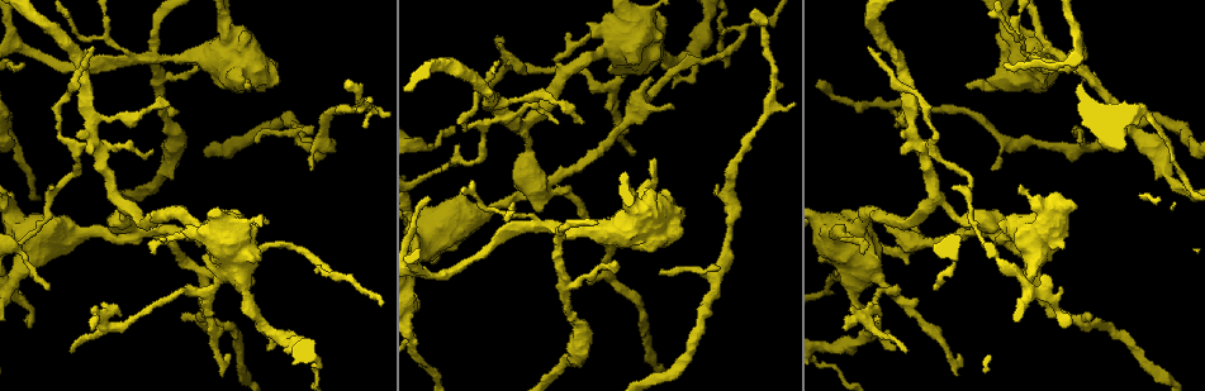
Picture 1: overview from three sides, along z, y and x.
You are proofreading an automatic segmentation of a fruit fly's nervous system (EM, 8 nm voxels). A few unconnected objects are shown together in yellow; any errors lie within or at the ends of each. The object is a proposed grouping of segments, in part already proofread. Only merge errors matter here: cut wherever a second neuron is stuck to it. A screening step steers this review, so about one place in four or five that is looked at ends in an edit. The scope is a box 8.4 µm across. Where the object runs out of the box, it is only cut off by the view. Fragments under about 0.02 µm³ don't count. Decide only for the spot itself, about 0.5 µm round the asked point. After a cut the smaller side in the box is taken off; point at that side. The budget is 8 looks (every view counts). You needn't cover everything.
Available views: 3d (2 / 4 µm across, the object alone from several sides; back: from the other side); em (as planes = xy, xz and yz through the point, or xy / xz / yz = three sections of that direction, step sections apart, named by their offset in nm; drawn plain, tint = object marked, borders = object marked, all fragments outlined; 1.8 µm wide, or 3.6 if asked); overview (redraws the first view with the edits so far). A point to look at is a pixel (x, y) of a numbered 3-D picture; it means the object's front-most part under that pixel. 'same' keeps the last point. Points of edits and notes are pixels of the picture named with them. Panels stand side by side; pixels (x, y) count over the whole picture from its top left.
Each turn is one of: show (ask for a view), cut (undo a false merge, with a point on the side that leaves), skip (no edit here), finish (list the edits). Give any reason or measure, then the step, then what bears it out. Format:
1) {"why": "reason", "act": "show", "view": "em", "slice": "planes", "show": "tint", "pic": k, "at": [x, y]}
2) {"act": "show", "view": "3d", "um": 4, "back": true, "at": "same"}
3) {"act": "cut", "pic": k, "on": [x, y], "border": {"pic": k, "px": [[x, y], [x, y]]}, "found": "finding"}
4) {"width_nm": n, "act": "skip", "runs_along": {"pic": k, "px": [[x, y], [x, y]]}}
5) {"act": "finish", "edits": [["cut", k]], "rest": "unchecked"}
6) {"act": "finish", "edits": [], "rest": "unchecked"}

{"why": "arms part here", "act": "show", "view": "3d", "um": 4, "pic": 1, "at": [505, 112]}

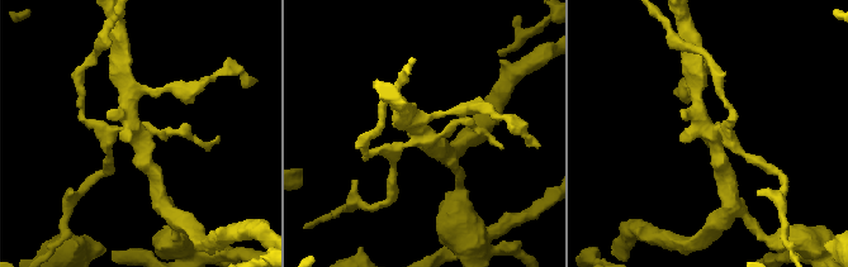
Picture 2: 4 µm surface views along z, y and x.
{"act": "show", "view": "em", "slice": "planes", "show": "plain", "pic": 2, "at": [139, 128]}

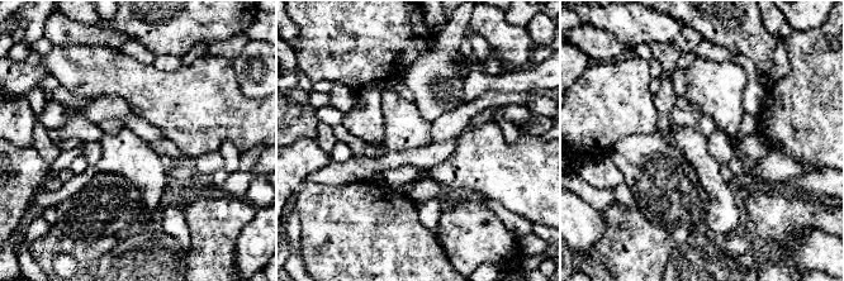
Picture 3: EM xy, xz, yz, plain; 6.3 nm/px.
{"why": "where the object lies", "act": "show", "view": "em", "slice": "planes", "show": "tint", "at": "same"}

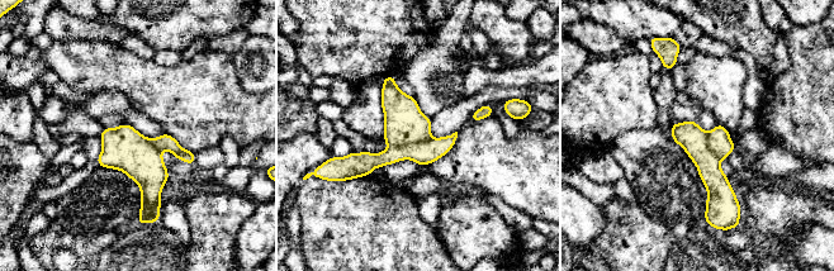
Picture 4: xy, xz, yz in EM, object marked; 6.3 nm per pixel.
{"act": "cut", "pic": 4, "on": [423, 153], "found": "a second neuron is stuck on"}

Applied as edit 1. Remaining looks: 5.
{"why": "thick turns thin", "act": "show", "view": "3d", "um": 2, "pic": 1, "at": [1047, 50]}

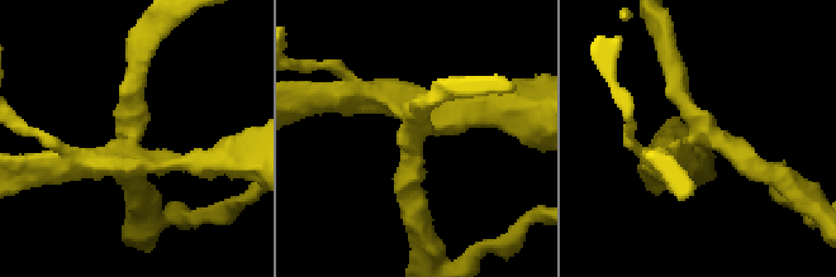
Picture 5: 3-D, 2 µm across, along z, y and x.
{"arms": 4, "why": "need the tissue", "act": "show", "view": "em", "slice": "planes", "show": "tint", "pic": 5, "at": [413, 132]}

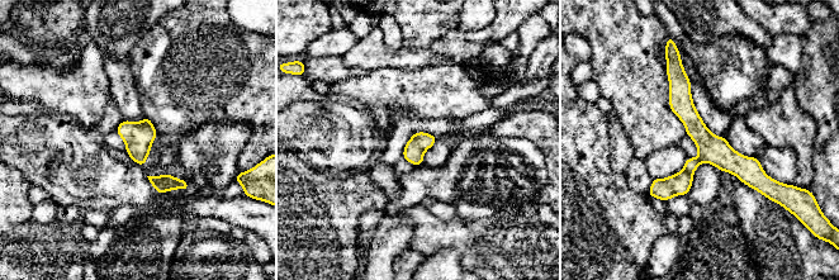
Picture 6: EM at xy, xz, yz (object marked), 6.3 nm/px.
{"act": "cut", "pic": 6, "on": [714, 150], "part_leaving": {"pic": 6, "px": [[676, 70], [693, 126], [761, 189]]}, "found": "a second neuron is stuck on"}

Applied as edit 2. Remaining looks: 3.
{"why": "see it whole again", "act": "show", "view": "overview"}

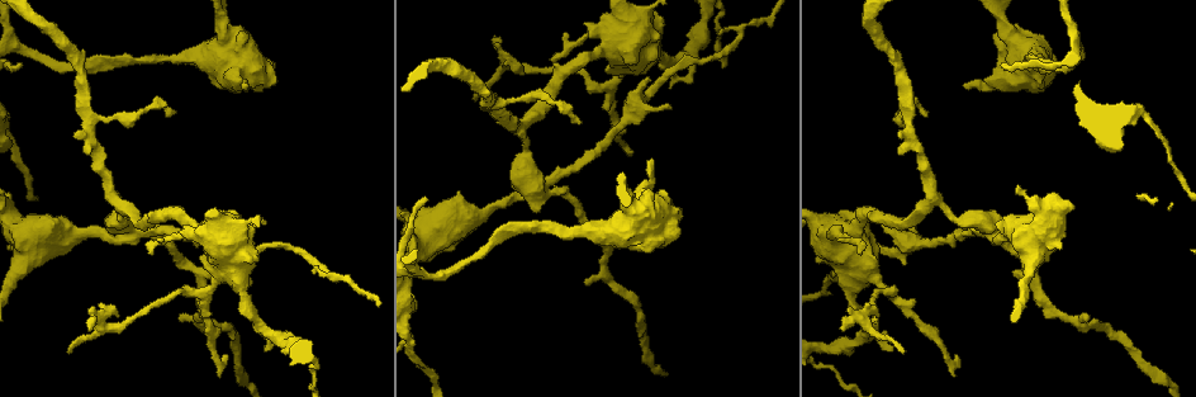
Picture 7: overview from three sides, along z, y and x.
{"act": "show", "view": "3d", "um": 4, "pic": 7, "at": [130, 225]}

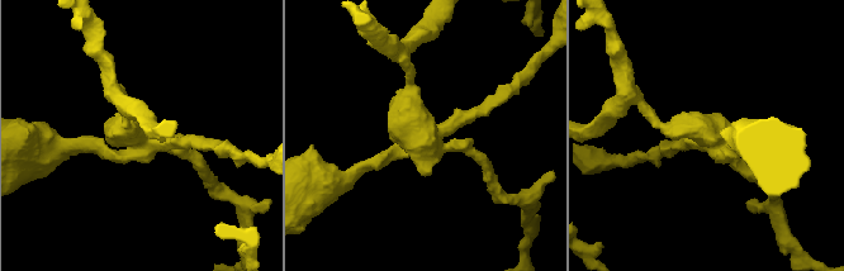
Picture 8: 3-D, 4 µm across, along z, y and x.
{"arms": 4, "act": "show", "view": "em", "slice": "planes", "show": "tint", "pic": 8, "at": [426, 138]}

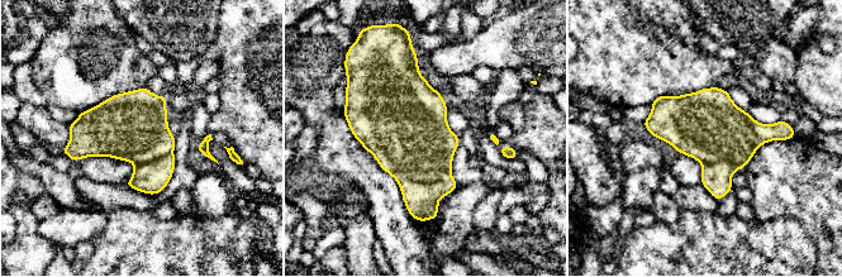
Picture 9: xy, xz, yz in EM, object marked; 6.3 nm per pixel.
{"act": "cut", "pic": 9, "on": [151, 177], "border": {"pic": 9, "px": [[172, 152], [136, 166]]}, "found": "two neurons meet here"}

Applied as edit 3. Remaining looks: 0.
{"act": "finish", "edits": [["cut", 4], ["cut", 6], ["cut", 9]], "rest": "unchecked"}

